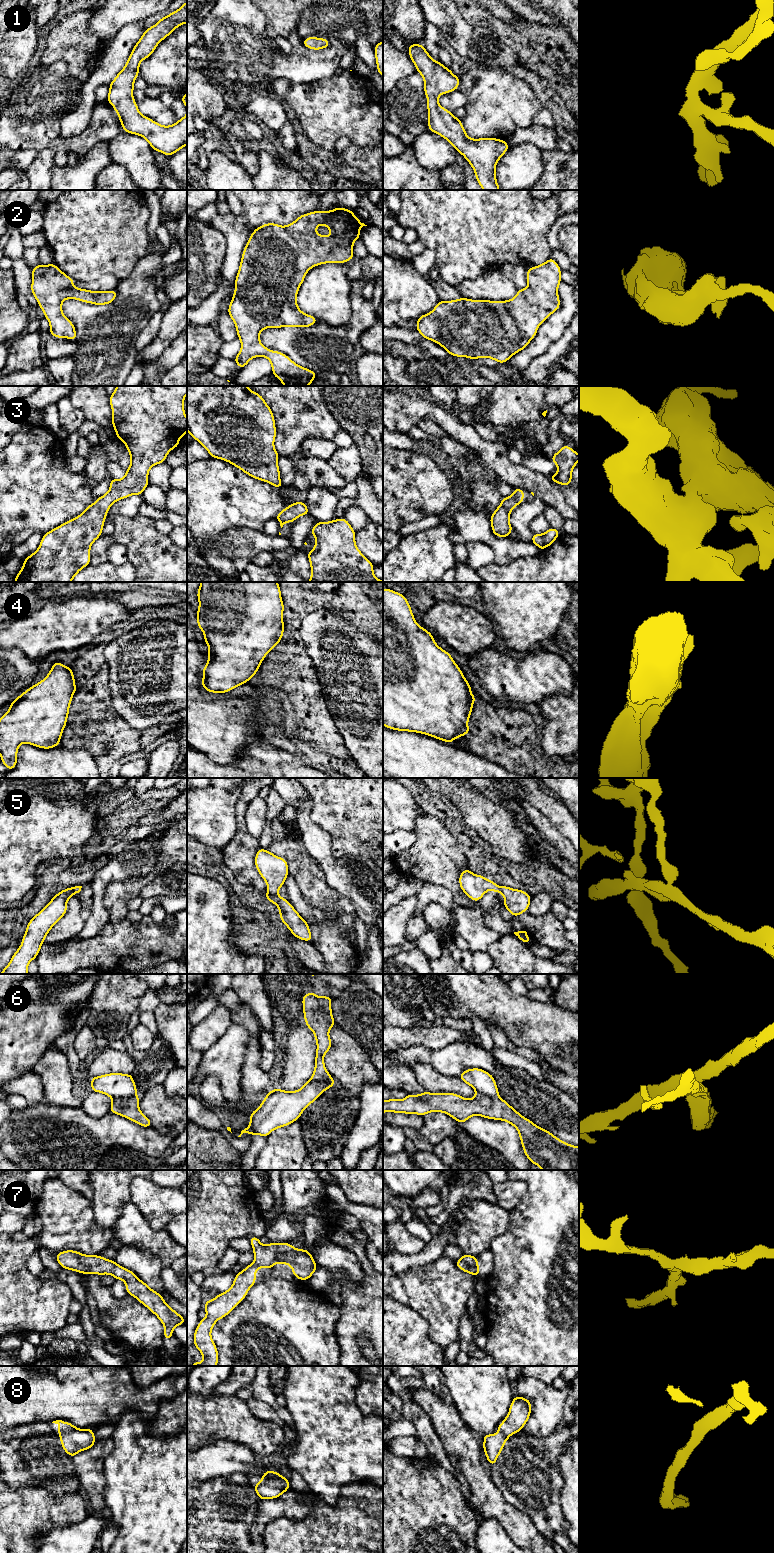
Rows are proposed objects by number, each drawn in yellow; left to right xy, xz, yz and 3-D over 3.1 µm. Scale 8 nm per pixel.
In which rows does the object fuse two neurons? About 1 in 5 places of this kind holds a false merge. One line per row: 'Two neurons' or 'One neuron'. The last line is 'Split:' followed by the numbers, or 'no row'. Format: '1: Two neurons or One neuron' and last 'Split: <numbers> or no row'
1: One neuron
2: One neuron
3: One neuron
4: One neuron
5: Two neurons
6: Two neurons
7: One neuron
8: One neuron
Split: 5, 6

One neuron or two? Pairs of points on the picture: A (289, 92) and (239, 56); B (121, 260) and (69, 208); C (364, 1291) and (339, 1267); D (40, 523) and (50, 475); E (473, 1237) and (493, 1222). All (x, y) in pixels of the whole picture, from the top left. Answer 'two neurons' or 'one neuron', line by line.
A: two neurons
B: one neuron
C: two neurons
D: one neuron
E: one neuron

